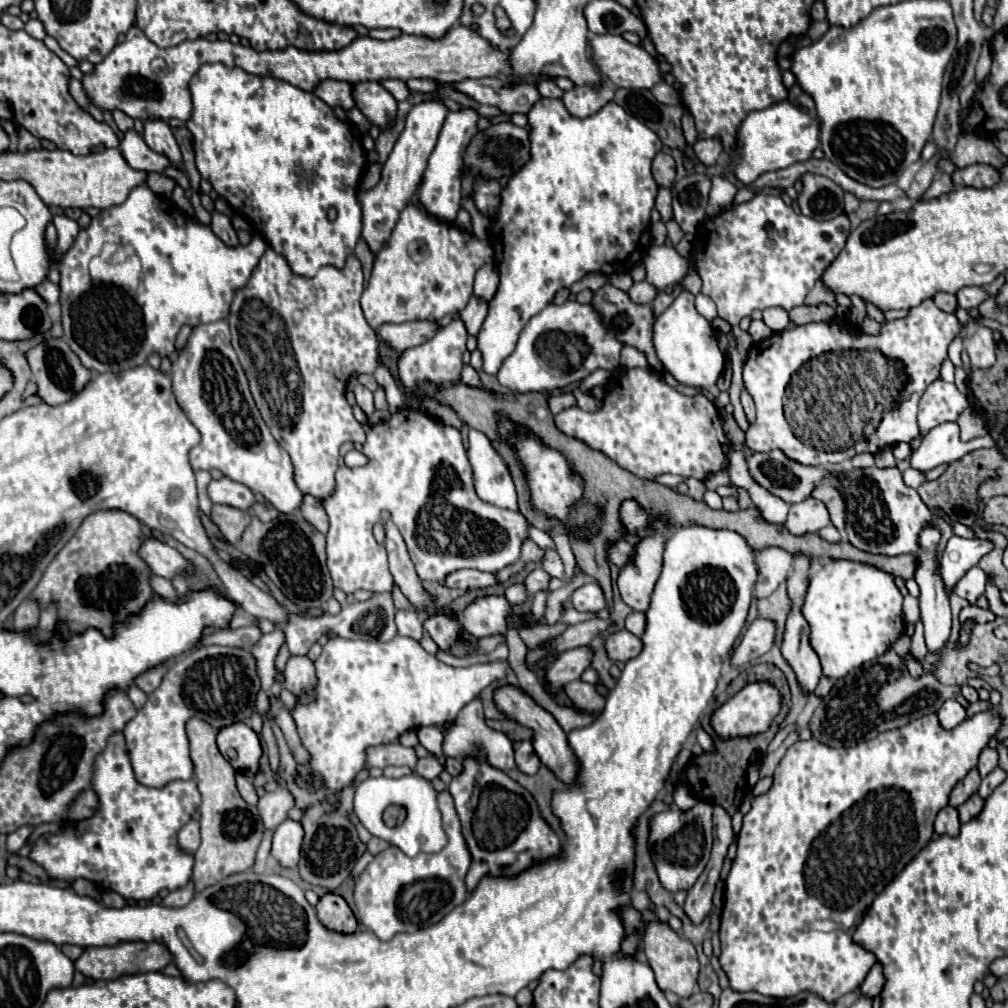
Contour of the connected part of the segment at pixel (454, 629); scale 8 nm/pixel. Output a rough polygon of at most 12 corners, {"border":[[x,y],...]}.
{"border":[[434,614],[424,630],[446,650],[458,640],[462,624],[456,616]]}

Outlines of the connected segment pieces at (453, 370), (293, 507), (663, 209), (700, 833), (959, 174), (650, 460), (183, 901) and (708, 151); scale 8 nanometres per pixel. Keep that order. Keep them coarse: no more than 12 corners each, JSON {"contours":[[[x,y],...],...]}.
{"contours":[[[462,320],[398,360],[402,384],[460,380],[466,352]],[[226,320],[198,324],[174,394],[218,468],[300,512],[288,452],[266,428]],[[666,188],[658,190],[656,210],[662,222],[672,218],[672,196]],[[712,804],[650,820],[662,886],[690,890],[712,850]],[[972,164],[952,172],[954,186],[990,188],[1000,182],[1000,170]],[[624,370],[598,412],[556,416],[642,480],[726,470],[716,406]],[[194,884],[170,892],[162,904],[182,908],[194,896]],[[698,140],[692,146],[704,166],[714,166],[722,146],[718,140]]]}

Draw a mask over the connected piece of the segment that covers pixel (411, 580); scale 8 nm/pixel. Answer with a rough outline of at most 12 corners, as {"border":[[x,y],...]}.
{"border":[[392,520],[384,522],[390,572],[402,594],[428,610],[406,544]]}

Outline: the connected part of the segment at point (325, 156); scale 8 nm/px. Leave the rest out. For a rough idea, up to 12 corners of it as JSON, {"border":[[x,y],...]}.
{"border":[[204,64],[196,166],[300,276],[362,234],[360,132]]}

